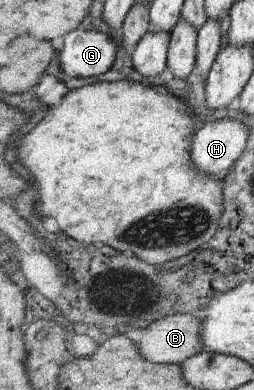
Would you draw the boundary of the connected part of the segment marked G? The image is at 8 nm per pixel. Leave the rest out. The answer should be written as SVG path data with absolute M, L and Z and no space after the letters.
M79 27L64 37L59 67L69 77L99 77L114 69L120 50L116 35Z

